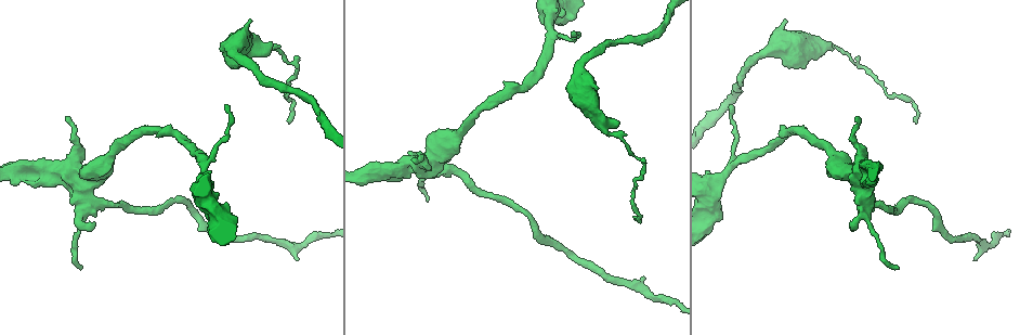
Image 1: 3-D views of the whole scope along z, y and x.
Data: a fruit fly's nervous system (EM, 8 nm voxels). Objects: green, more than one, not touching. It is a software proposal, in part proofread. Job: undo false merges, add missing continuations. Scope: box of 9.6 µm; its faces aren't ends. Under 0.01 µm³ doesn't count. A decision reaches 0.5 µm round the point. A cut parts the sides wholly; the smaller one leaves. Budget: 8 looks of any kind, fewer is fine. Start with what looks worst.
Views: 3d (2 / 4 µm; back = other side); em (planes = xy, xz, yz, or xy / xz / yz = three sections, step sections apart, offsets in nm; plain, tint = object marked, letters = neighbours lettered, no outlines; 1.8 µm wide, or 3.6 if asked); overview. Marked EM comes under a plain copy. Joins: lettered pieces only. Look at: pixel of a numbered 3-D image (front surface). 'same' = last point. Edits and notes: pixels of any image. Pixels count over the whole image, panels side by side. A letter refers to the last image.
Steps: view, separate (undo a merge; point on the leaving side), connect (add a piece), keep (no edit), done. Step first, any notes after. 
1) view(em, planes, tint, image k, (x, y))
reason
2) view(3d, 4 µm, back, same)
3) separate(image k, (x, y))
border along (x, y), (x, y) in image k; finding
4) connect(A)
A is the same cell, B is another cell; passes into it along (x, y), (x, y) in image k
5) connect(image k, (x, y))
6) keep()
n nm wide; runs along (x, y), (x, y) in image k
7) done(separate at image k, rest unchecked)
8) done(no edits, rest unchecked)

view(em, 3.6 µm, xy, step 8, tint, image 1, (871, 197))
two arms at a narrow angle

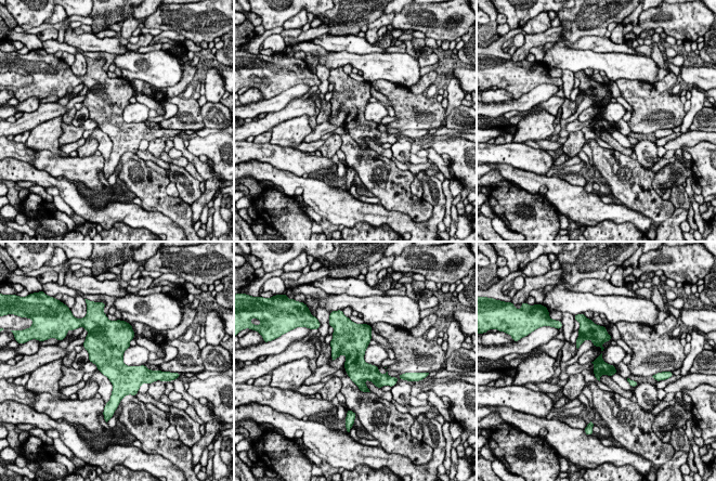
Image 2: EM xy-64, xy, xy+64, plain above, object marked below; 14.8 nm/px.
view(em, 3.6 µm, planes, letters, same)

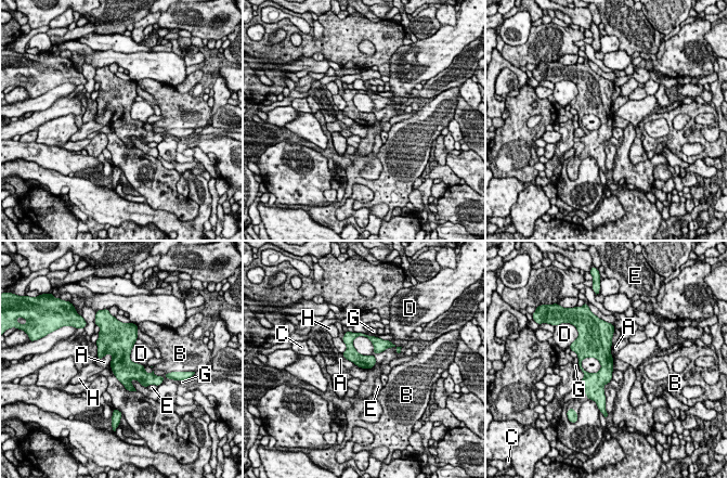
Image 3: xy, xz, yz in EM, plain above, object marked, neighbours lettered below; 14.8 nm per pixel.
keep()
A, B, C, D, E, G and H are other cells; all the same neuron

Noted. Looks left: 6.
view(3d, 2 µm, image 1, (551, 34))
a fork

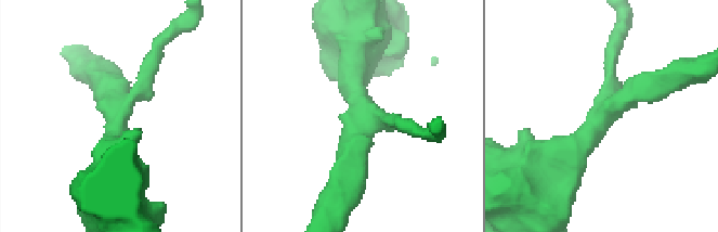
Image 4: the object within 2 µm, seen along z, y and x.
view(em, planes, letters, image 4, (607, 113))
3 arms

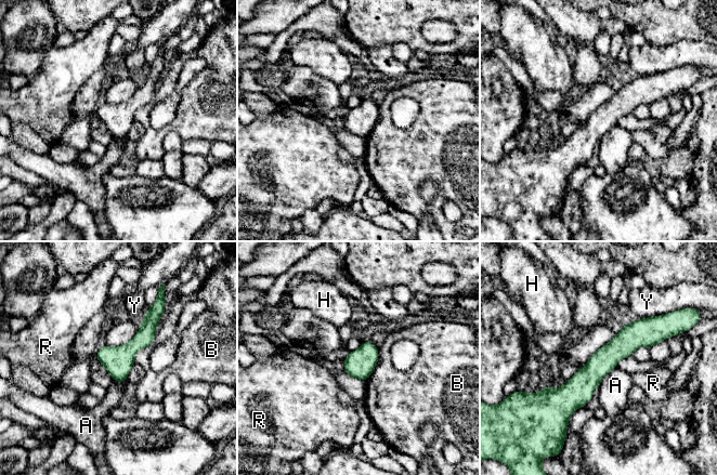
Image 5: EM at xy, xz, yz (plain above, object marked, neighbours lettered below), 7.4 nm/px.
keep()
A, B, H, R and Y are other cells; runs along (656, 329), (546, 396) in image 5; continuous, no second neuron

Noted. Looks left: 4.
view(em, 3.6 µm, planes, letters, image 1, (899, 267))
tapers out

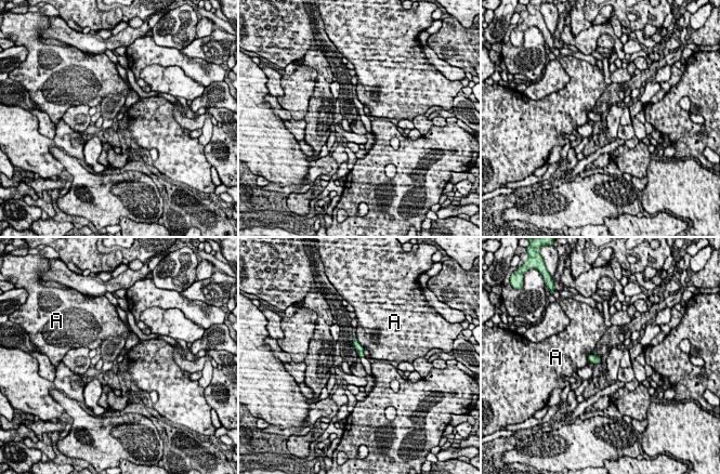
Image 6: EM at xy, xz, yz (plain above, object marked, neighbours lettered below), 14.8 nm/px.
keep()
A is another cell; border along (591, 353), (588, 356), (588, 361) in image 6; no lettered piece goes on from it

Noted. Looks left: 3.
done(no edits, rest unchecked)

